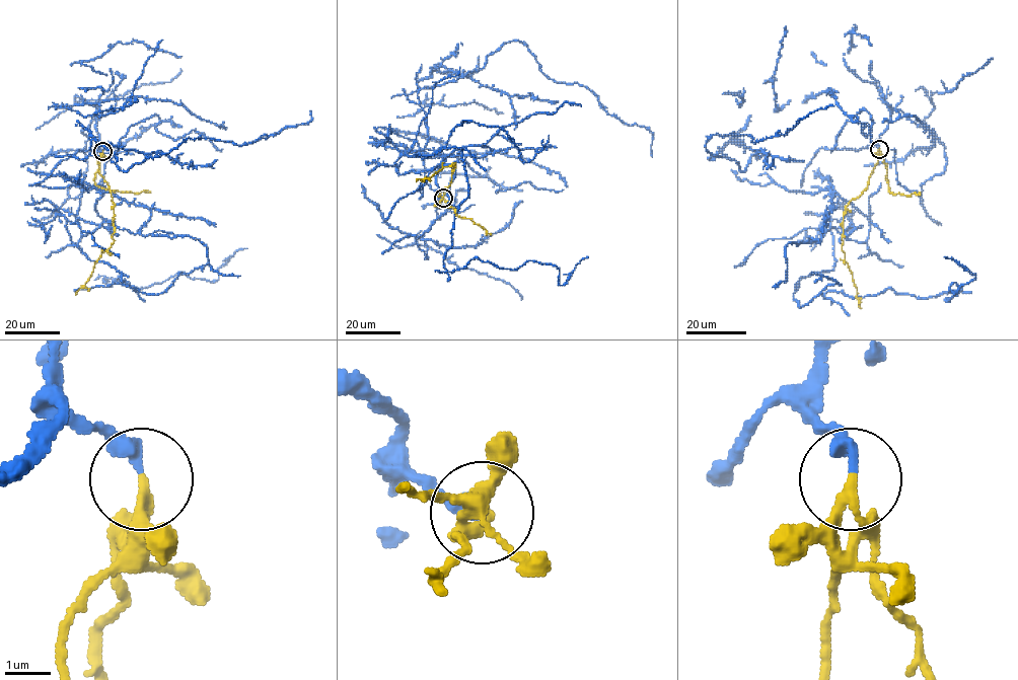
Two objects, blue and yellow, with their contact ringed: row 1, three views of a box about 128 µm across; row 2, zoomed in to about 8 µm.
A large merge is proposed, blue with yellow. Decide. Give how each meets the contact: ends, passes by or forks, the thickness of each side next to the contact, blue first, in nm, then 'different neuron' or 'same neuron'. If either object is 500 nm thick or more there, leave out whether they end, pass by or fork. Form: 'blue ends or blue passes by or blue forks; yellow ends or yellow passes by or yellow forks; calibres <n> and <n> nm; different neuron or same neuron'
blue ends; yellow ends; calibres 280 and 240 nm; different neuron

